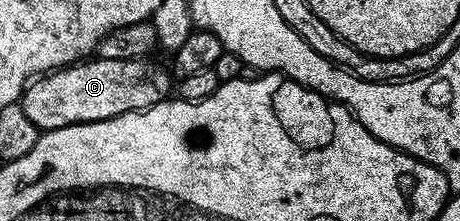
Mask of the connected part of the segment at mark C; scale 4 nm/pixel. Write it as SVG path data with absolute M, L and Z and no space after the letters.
M96 56L61 66L59 70L29 81L18 104L41 132L83 122L101 122L131 110L145 110L165 101L171 95L168 93L174 90L173 75L165 67L164 71L148 61L152 60L110 60Z

